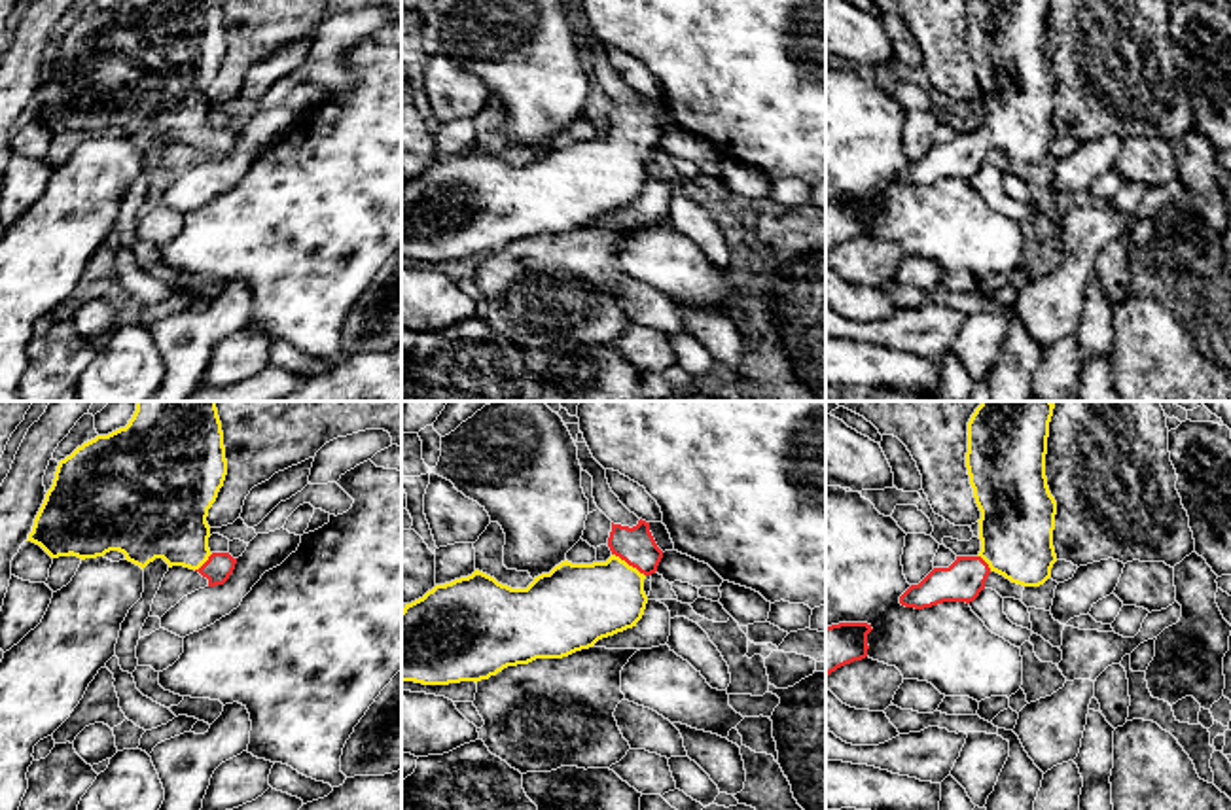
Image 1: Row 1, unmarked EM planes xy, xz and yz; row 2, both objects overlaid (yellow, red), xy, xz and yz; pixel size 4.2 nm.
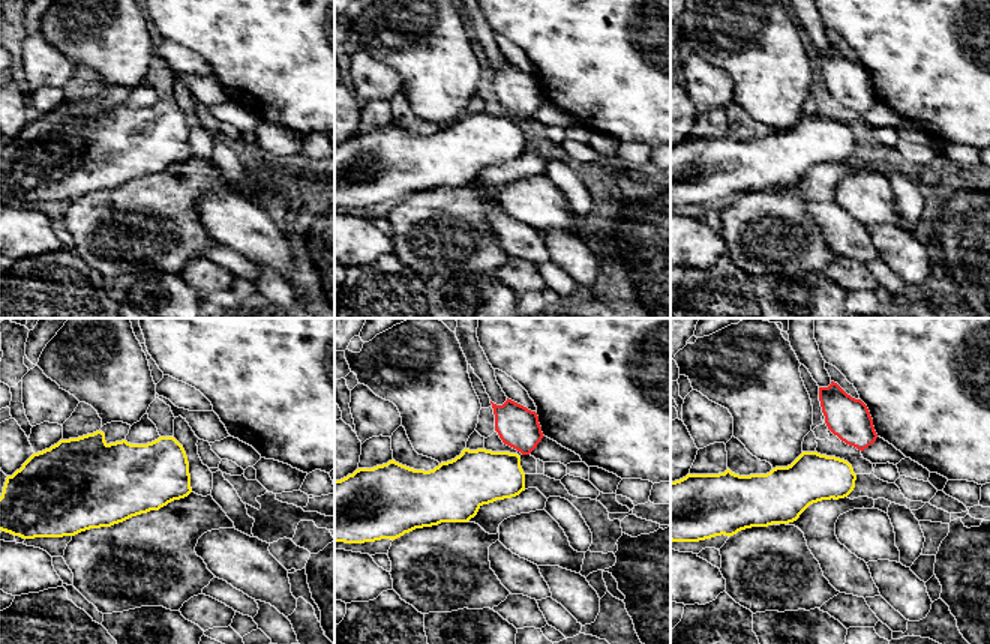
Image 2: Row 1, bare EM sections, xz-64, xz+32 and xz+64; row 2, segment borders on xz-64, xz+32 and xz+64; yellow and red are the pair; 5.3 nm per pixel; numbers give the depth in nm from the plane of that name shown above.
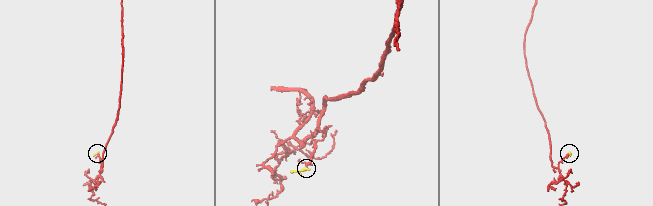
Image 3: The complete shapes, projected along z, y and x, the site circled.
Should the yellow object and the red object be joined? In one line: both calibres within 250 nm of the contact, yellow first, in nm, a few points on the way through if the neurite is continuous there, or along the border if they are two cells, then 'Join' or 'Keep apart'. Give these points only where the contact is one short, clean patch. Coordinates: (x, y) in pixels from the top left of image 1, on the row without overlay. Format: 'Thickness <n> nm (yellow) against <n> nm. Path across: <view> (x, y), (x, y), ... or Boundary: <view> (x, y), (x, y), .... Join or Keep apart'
Thickness 340 nm (yellow) against 160 nm. Path across: xz (582, 178), (597, 171), (627, 140), (635, 131), (635, 122). Join

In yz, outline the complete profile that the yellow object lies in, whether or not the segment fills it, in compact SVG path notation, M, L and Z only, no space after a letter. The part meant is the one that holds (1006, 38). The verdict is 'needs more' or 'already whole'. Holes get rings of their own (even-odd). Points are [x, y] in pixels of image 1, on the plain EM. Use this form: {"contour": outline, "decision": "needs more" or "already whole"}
{"contour": "M968 0L966 44L981 87L977 132L956 132L949 144L934 144L919 161L911 161L900 180L924 185L943 178L973 178L990 148L1023 163L1040 163L1057 138L1053 106L1057 78L1045 53L1049 0Z", "decision": "needs more"}

